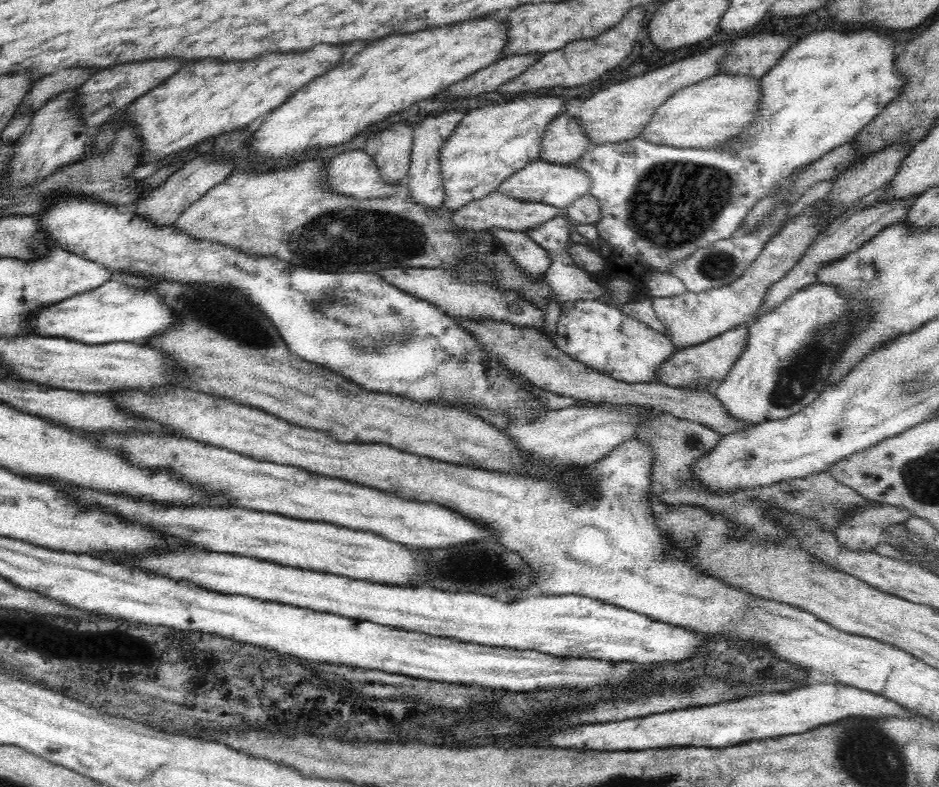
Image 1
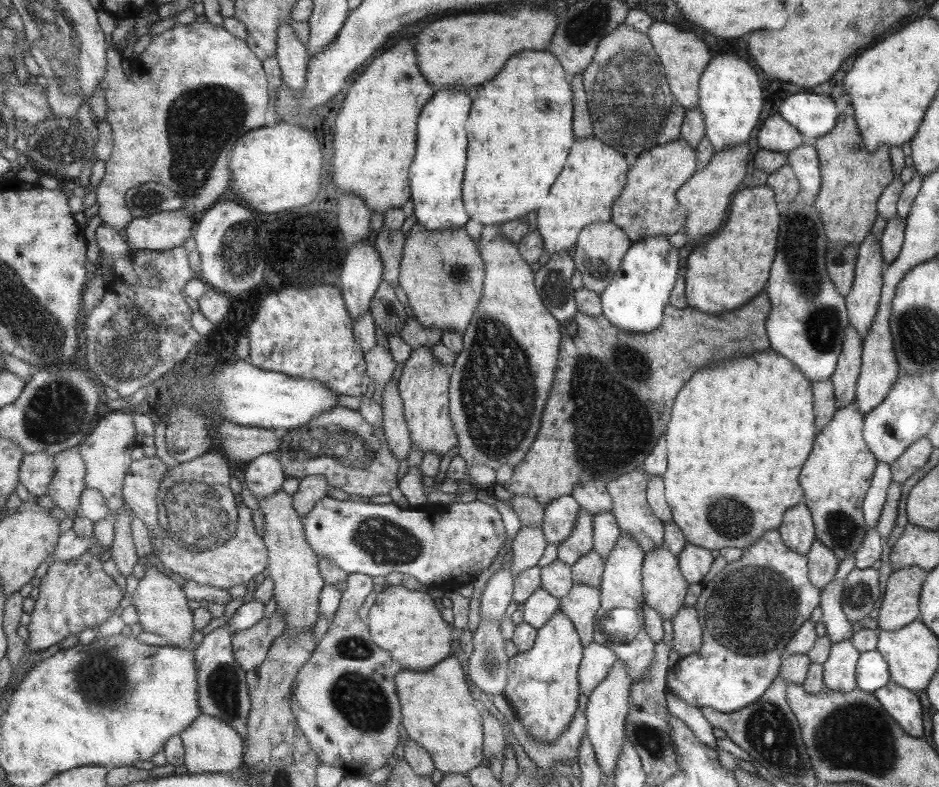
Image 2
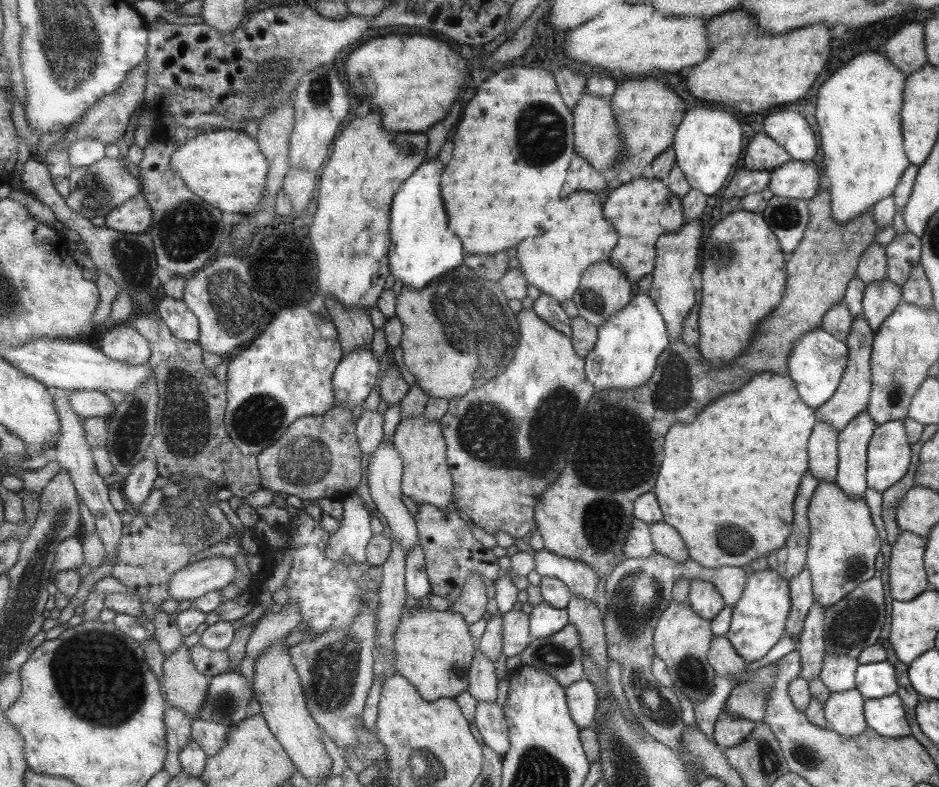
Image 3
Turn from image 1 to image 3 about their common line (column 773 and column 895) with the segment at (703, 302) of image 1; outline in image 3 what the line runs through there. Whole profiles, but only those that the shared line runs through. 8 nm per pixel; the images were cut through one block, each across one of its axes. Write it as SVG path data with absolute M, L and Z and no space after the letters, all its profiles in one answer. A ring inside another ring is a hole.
M906 231L895 235L886 246L886 278L901 288L907 276L919 267L922 242Z

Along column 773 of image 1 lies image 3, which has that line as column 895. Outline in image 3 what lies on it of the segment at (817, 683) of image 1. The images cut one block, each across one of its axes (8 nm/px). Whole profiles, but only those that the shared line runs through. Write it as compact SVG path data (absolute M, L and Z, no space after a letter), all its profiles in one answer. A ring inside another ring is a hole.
M895 693L875 699L865 699L866 726L889 738L906 738L909 726L905 720L902 699Z

